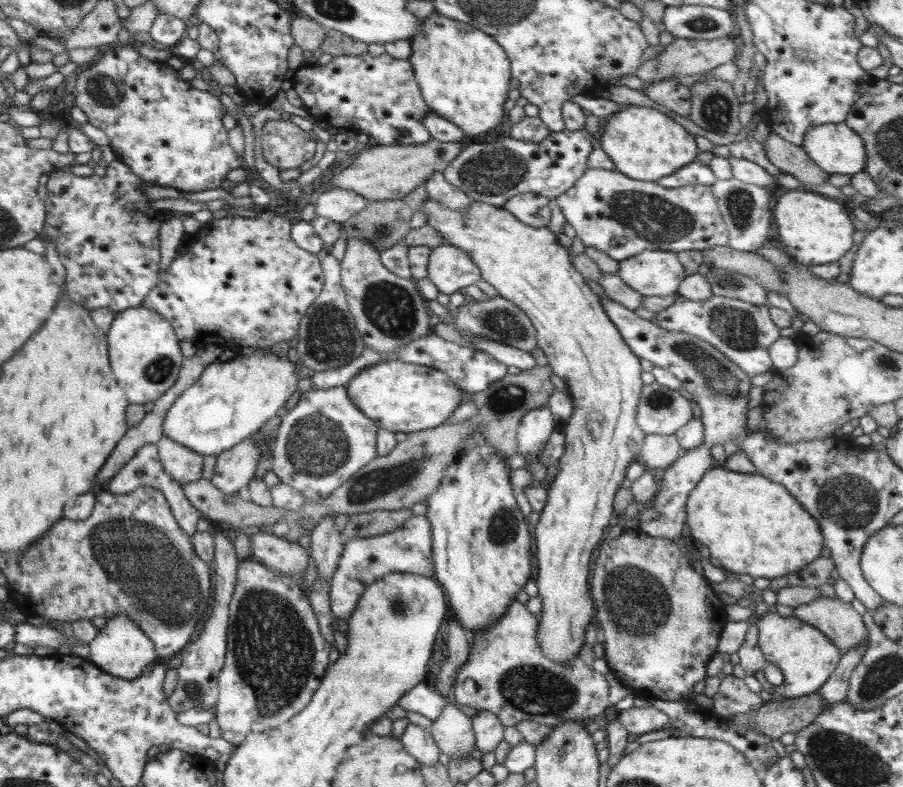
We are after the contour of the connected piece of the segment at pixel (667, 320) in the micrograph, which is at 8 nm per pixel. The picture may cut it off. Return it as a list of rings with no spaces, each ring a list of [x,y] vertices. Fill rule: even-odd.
[[[679,295],[678,300],[661,310],[650,321],[657,323],[658,327],[692,334],[710,342],[752,378],[774,368],[769,348],[780,338],[780,332],[770,318],[769,306],[756,306],[740,299],[716,295],[696,302]]]

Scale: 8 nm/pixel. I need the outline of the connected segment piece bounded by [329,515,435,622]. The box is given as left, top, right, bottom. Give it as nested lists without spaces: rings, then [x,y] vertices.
[[[425,516],[408,518],[399,528],[387,534],[378,534],[373,537],[358,537],[344,540],[344,550],[340,562],[331,578],[329,600],[334,620],[344,619],[352,615],[356,603],[364,590],[374,582],[380,580],[386,573],[414,573],[425,577],[433,577],[434,562],[432,556],[432,534],[430,524]]]

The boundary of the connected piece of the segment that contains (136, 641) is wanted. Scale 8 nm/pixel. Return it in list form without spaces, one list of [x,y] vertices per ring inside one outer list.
[[[112,616],[107,618],[103,628],[98,629],[96,638],[88,643],[90,656],[88,660],[106,674],[120,680],[138,678],[157,659],[154,642],[144,634],[132,620],[126,616]]]

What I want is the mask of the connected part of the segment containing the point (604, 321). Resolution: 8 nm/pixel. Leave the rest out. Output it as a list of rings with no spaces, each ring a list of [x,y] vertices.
[[[430,197],[422,202],[419,210],[426,212],[426,220],[428,226],[432,226],[445,242],[450,246],[456,246],[459,250],[462,250],[468,257],[478,266],[482,278],[486,282],[490,283],[492,288],[496,288],[496,292],[502,297],[506,298],[516,304],[528,318],[530,318],[534,328],[536,328],[536,338],[538,338],[538,348],[545,352],[549,365],[551,366],[554,374],[560,376],[567,385],[568,392],[572,397],[572,416],[569,418],[562,429],[565,432],[565,444],[566,452],[556,463],[560,467],[560,471],[556,474],[554,482],[547,485],[547,502],[545,508],[540,513],[540,522],[535,527],[531,527],[532,538],[536,545],[536,554],[538,559],[538,576],[536,578],[536,585],[538,586],[538,597],[542,601],[542,614],[539,616],[538,631],[536,631],[536,642],[540,642],[540,650],[544,652],[544,656],[560,664],[560,666],[568,666],[568,662],[572,662],[572,658],[579,656],[582,646],[585,644],[586,628],[588,624],[592,622],[592,617],[595,614],[595,606],[592,601],[590,592],[590,574],[591,574],[591,558],[595,554],[596,548],[603,540],[603,535],[609,528],[610,518],[614,514],[613,501],[618,490],[622,488],[622,481],[625,478],[626,466],[630,462],[640,461],[640,450],[642,449],[642,443],[644,443],[645,434],[640,430],[638,424],[636,424],[636,409],[638,408],[638,401],[640,401],[640,393],[642,393],[642,379],[640,373],[642,369],[640,367],[640,357],[636,356],[630,347],[624,342],[618,328],[614,326],[614,323],[610,320],[610,317],[604,311],[602,303],[600,303],[600,297],[595,294],[590,286],[584,281],[584,277],[576,270],[576,267],[572,264],[569,250],[561,246],[557,236],[550,231],[547,227],[535,227],[525,225],[520,222],[512,213],[508,210],[504,210],[503,207],[497,207],[491,204],[486,204],[480,201],[472,201],[470,207],[466,211],[452,211],[448,207],[442,205],[438,201],[432,200]]]

